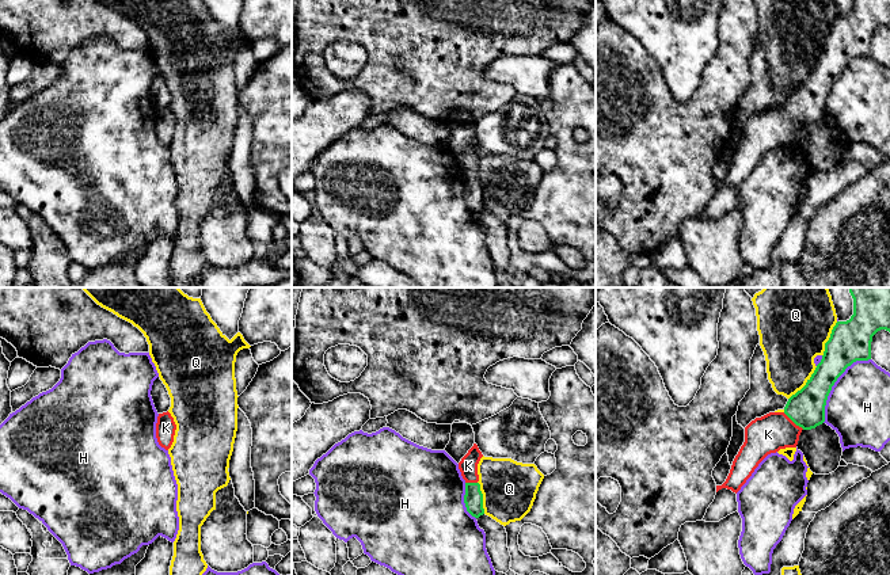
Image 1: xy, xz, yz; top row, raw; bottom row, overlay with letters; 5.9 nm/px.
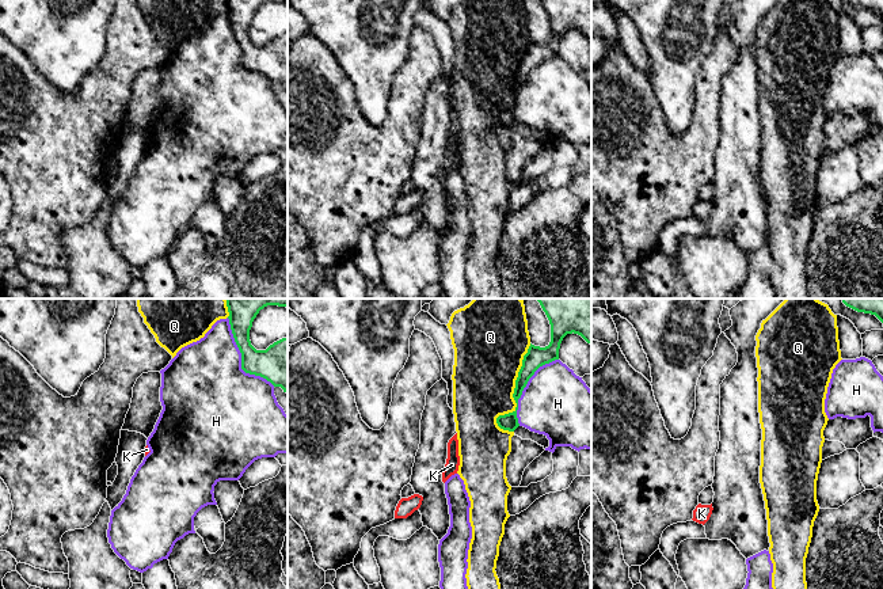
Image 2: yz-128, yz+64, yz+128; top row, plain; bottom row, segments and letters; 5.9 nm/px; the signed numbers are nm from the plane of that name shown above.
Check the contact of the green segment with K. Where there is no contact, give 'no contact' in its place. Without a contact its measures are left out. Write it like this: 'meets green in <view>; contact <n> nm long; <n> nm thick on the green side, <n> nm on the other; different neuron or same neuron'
meets green in yz; contact 160 nm long; 220 nm thick on the green side, 220 nm on the other; same neuron

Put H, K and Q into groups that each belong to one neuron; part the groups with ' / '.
H / K / Q

